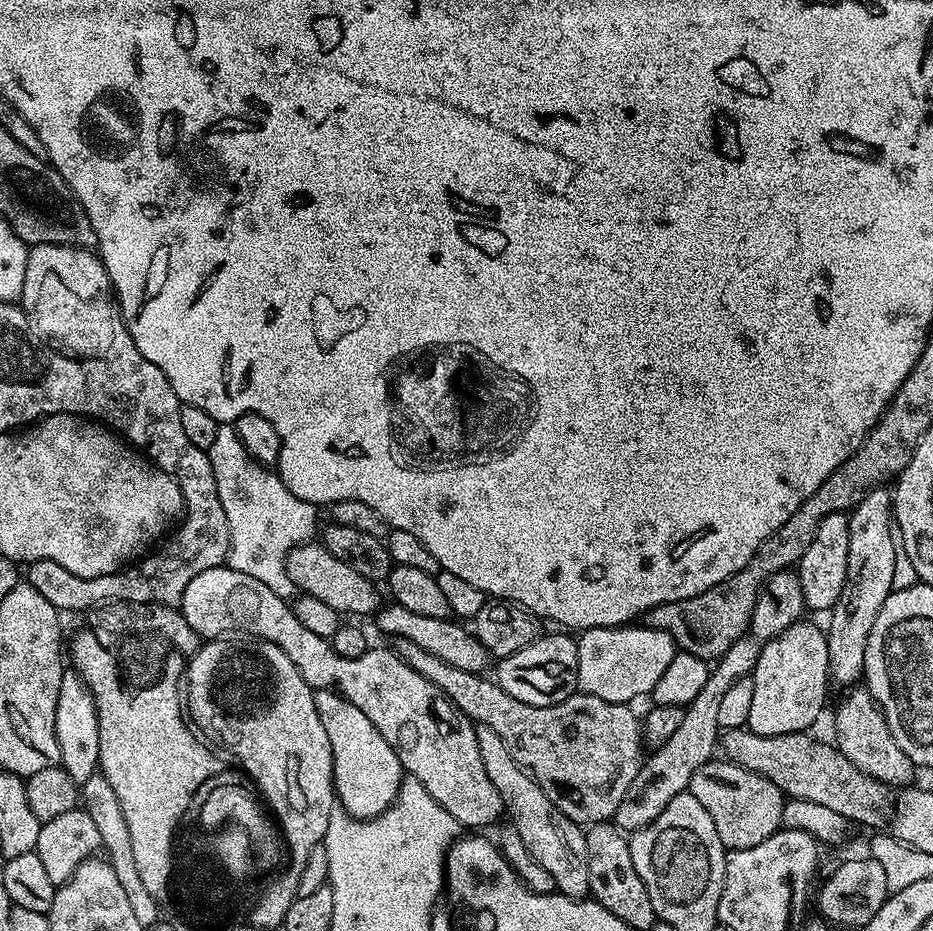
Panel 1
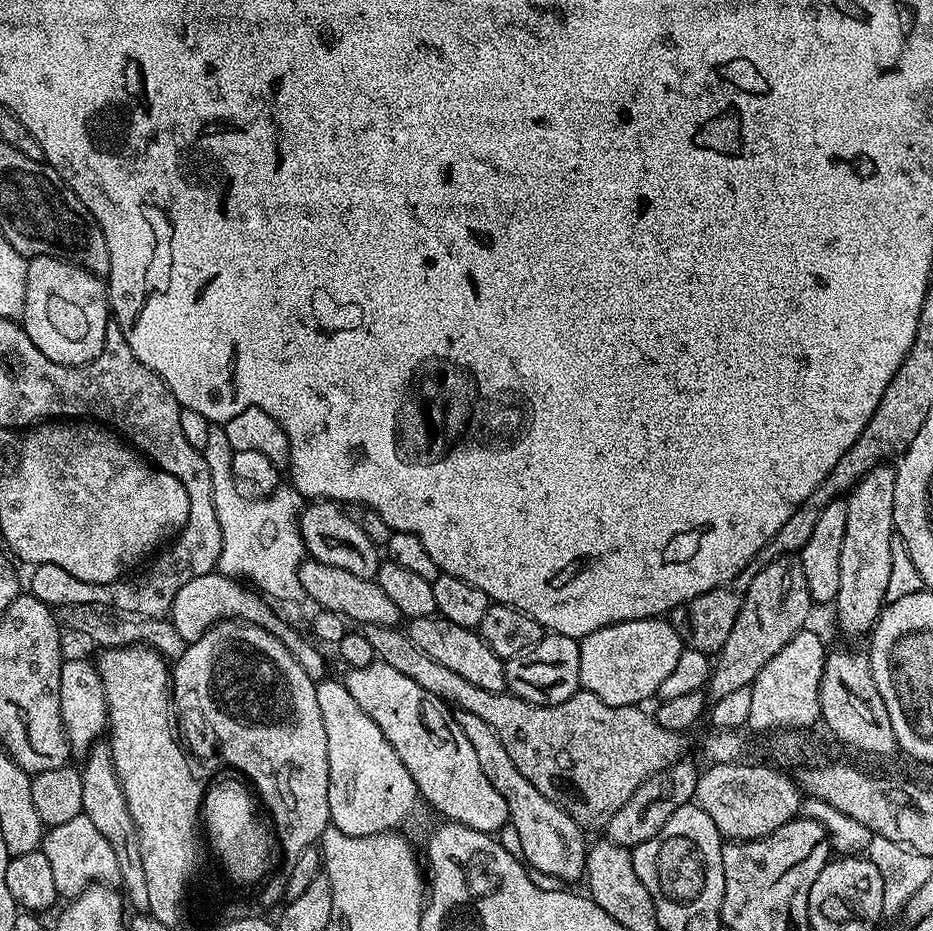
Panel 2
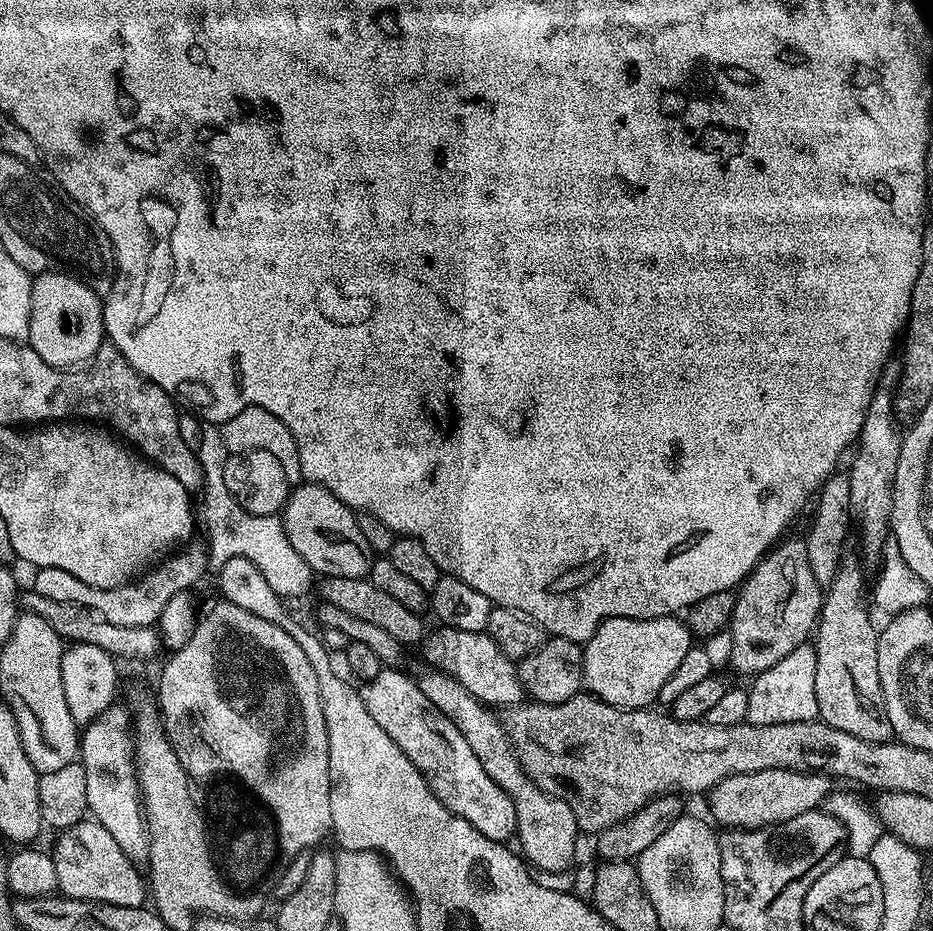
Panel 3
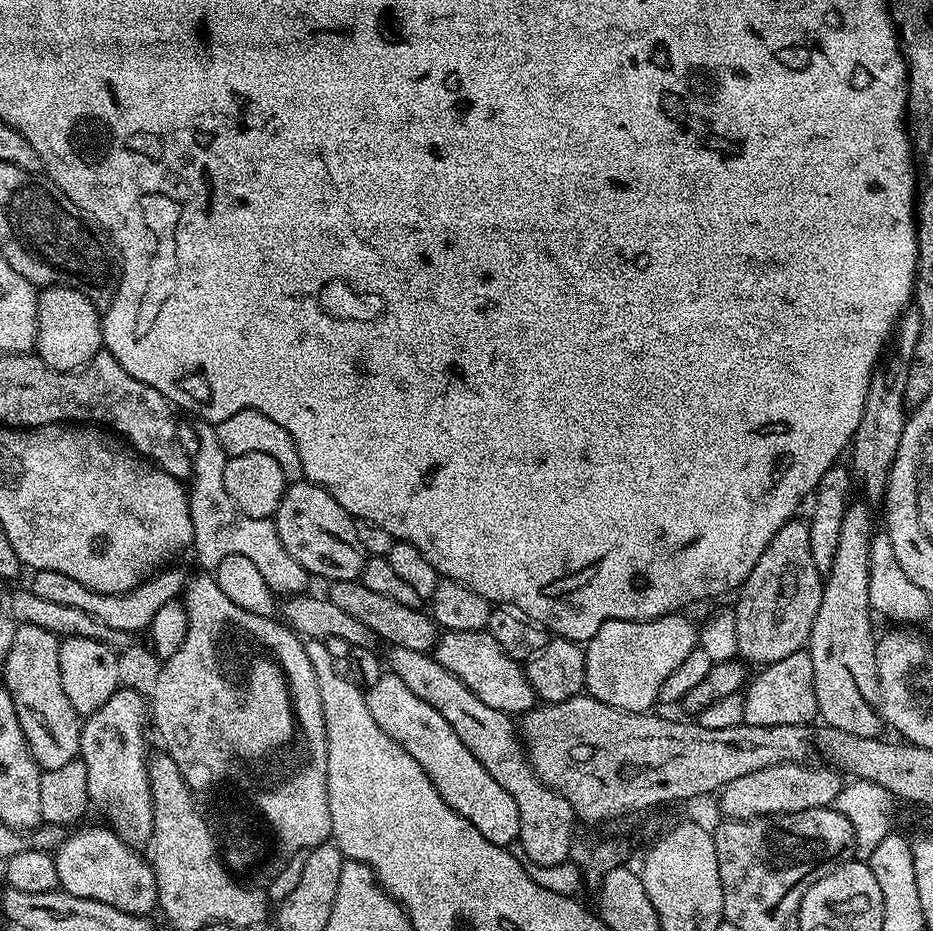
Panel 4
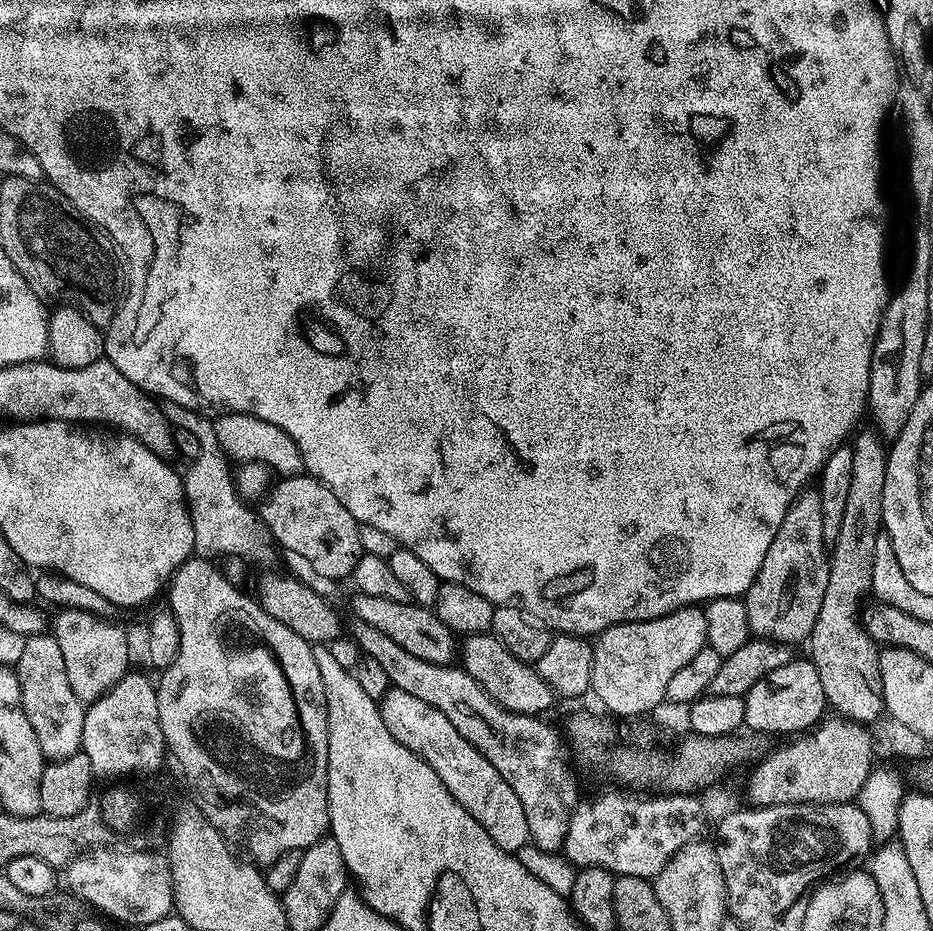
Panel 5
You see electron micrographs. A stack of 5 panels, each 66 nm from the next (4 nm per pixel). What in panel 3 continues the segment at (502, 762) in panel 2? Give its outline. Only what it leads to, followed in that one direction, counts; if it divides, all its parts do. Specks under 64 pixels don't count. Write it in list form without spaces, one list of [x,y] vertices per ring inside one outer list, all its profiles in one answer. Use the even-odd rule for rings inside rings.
[[[430,670],[426,676],[419,677],[418,683],[422,694],[458,726],[458,734],[466,738],[470,750],[482,762],[482,770],[510,794],[510,802],[514,802],[514,814],[516,815],[515,839],[520,840],[519,851],[523,859],[533,869],[541,868],[544,872],[564,872],[572,864],[576,856],[576,836],[578,829],[574,814],[570,814],[570,806],[550,794],[546,794],[535,782],[522,770],[518,758],[512,752],[510,742],[504,733],[504,727],[500,724],[500,717],[491,707],[484,705],[480,700],[475,700],[454,678],[450,678],[445,672]]]

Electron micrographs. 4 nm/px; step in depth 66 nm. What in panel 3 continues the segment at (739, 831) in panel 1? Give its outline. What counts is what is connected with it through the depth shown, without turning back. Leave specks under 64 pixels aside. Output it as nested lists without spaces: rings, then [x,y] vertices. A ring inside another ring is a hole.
[[[758,770],[754,774],[734,774],[718,782],[707,793],[711,819],[728,830],[771,828],[798,814],[815,812],[830,795],[829,777],[823,774],[805,774],[794,770]]]

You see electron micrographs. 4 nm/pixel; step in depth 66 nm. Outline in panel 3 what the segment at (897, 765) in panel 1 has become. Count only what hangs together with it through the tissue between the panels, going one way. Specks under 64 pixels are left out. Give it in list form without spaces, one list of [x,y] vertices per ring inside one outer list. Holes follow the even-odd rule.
[[[845,563],[841,567],[840,572],[834,578],[834,582],[823,593],[822,603],[820,606],[820,619],[814,629],[814,647],[816,649],[816,669],[814,670],[814,694],[818,698],[818,710],[820,711],[819,719],[824,723],[834,726],[838,730],[846,730],[846,734],[854,734],[854,738],[862,738],[866,742],[874,742],[875,744],[886,744],[893,739],[894,733],[890,726],[890,718],[888,717],[888,711],[884,705],[884,695],[882,694],[882,686],[880,685],[880,679],[878,678],[878,642],[880,641],[878,635],[878,628],[872,625],[872,620],[868,617],[868,612],[864,609],[862,602],[865,600],[866,584],[864,588],[864,580],[861,574],[856,570],[852,564]]]

